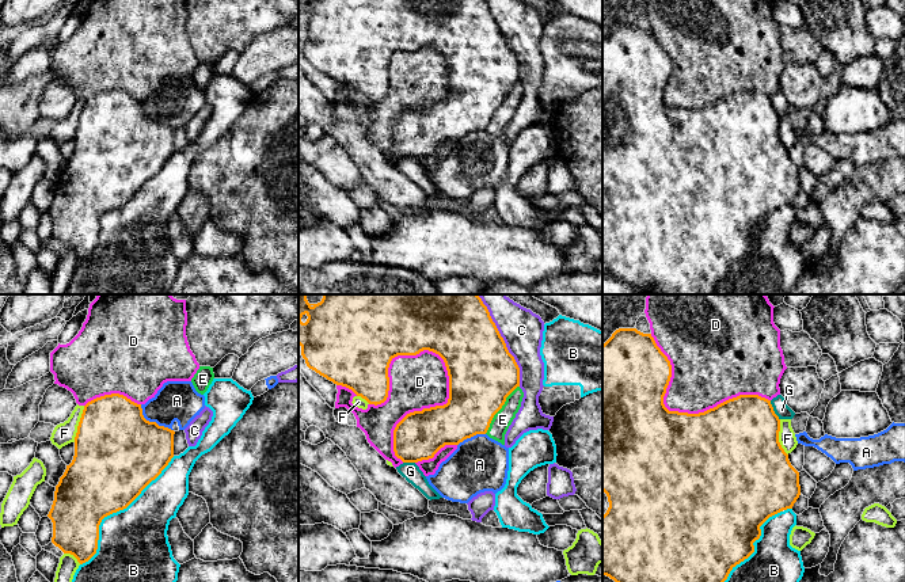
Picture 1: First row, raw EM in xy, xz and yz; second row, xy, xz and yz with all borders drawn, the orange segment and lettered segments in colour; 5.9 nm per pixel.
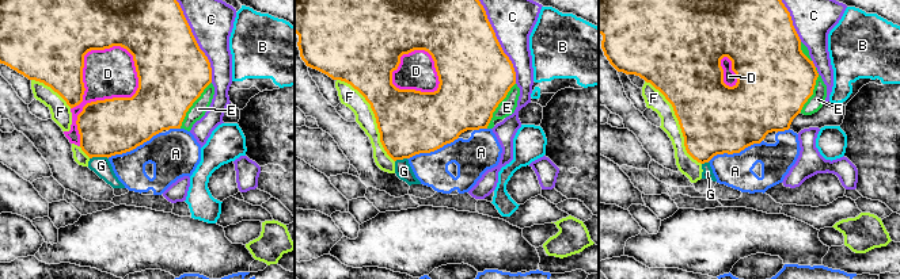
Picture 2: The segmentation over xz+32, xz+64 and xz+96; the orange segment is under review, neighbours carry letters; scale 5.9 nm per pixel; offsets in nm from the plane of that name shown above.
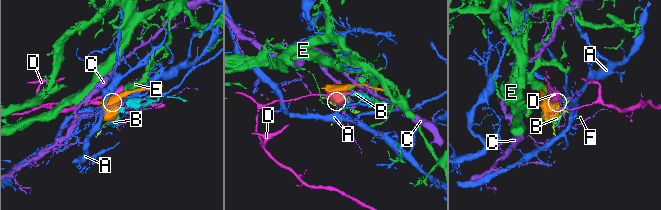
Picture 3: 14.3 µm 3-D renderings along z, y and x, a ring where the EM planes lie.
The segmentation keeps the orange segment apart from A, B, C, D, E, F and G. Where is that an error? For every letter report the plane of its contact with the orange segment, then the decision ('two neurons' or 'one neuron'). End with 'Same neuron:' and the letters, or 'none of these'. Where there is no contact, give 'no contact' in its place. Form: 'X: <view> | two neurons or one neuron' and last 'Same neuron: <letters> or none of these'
A: xy | two neurons
B: xy | two neurons
C: xz | two neurons
D: xz | two neurons
E: xz | two neurons
F: xy | two neurons
G: yz | two neurons
Same neuron: none of these

